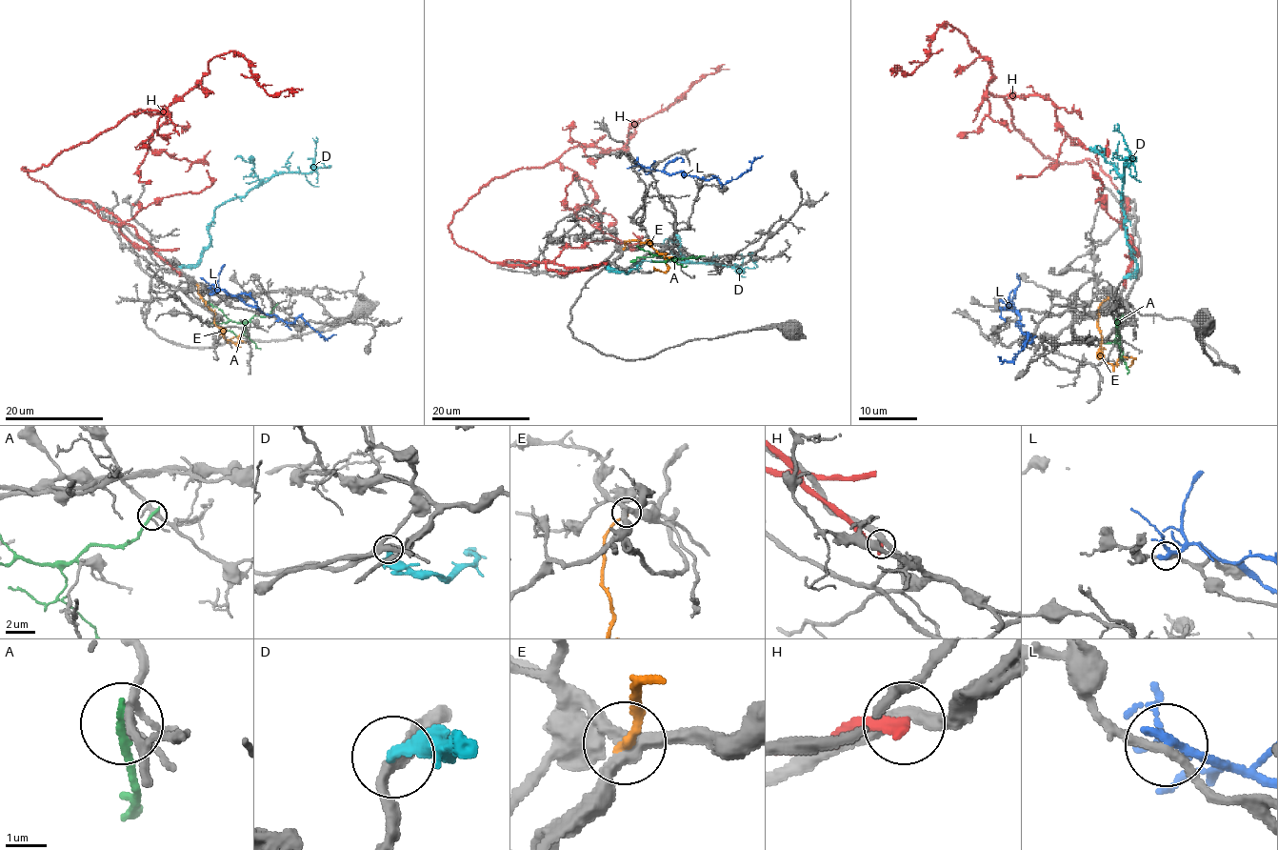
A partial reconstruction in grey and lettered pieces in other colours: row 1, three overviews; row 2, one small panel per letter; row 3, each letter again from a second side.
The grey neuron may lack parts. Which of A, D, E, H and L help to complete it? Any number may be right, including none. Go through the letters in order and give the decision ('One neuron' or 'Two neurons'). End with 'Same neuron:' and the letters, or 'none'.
A: Two neurons
D: Two neurons
E: Two neurons
H: Two neurons
L: Two neurons
Same neuron: none

